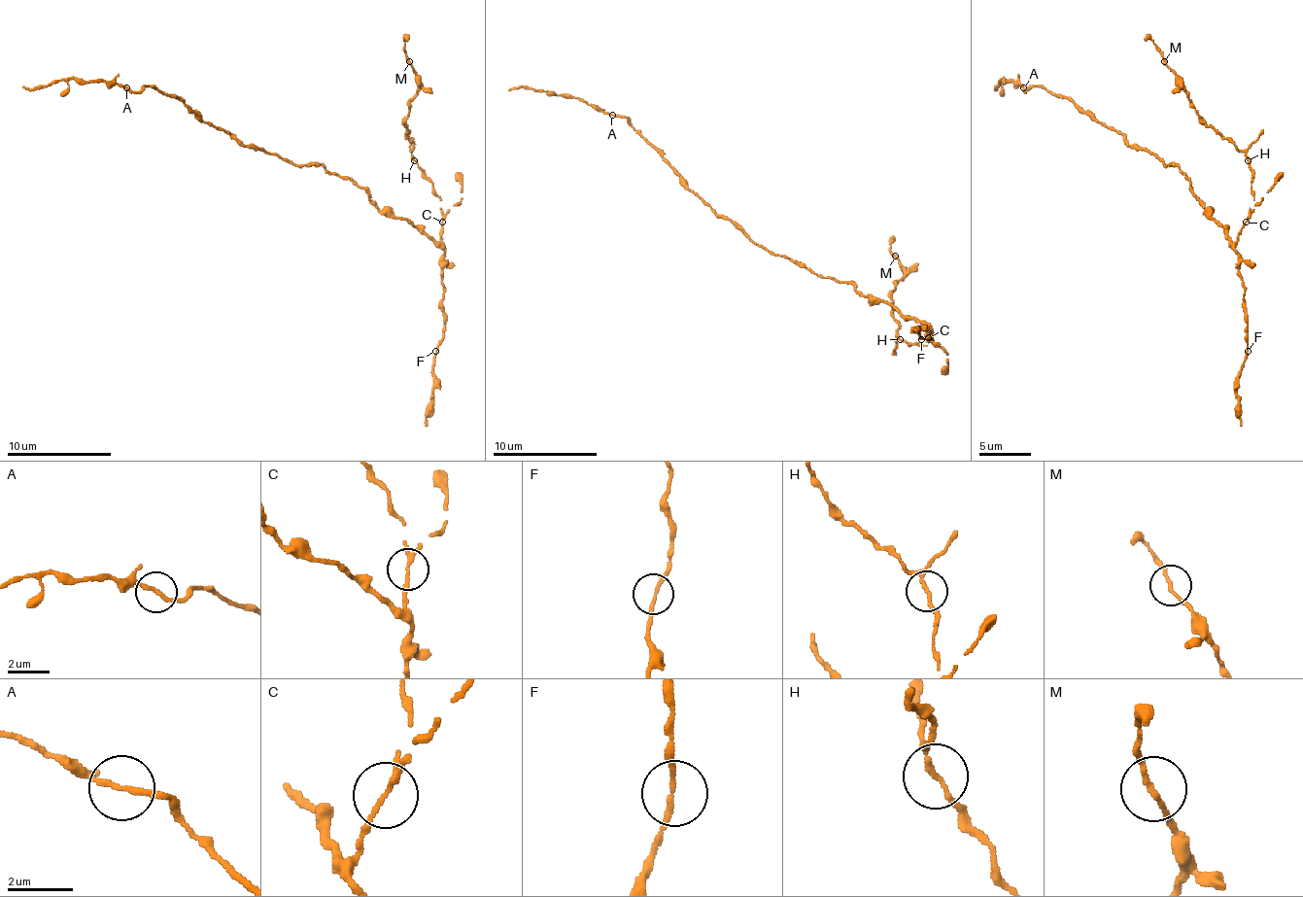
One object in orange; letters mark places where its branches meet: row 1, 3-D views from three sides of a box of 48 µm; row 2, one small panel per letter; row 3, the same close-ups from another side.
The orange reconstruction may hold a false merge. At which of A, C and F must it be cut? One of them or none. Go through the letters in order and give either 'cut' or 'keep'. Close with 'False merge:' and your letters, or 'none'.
A: keep
C: keep
F: keep
False merge: none

